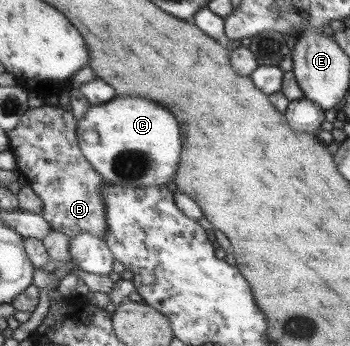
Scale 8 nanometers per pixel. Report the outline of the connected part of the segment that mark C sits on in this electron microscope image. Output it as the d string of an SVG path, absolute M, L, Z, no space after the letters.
M117 96L115 100L88 110L78 123L80 145L85 156L104 176L104 182L132 187L166 185L179 166L181 134L175 116L145 98Z

